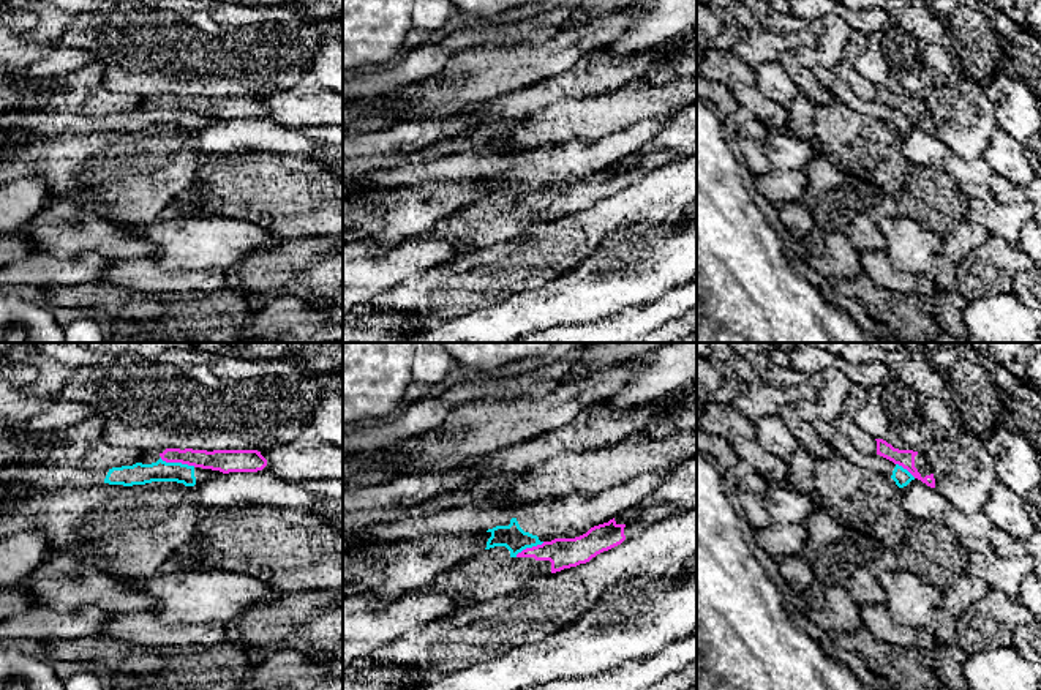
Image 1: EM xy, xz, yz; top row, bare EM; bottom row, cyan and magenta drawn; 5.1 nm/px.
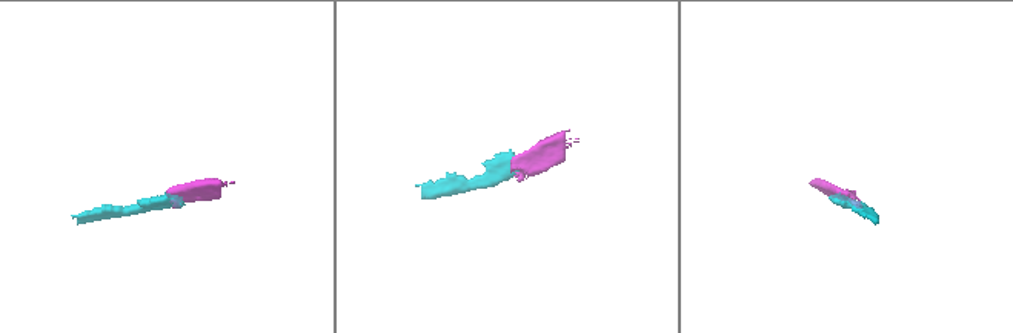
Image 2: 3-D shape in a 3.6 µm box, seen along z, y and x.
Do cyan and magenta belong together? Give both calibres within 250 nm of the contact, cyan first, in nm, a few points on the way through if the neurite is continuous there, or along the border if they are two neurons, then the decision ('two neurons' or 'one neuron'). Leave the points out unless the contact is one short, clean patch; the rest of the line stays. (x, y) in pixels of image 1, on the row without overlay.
110/120 nm | along xy (160, 104), (169, 109), (195, 112) | two neurons

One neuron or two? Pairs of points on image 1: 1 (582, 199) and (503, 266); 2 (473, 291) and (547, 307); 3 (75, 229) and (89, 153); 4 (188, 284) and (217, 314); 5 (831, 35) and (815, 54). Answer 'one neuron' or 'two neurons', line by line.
1: two neurons
2: two neurons
3: two neurons
4: two neurons
5: one neuron

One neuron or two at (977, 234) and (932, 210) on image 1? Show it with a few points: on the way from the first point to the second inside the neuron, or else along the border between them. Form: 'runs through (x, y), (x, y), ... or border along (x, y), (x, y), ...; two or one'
runs through (965, 234), (961, 234), (943, 217); one

